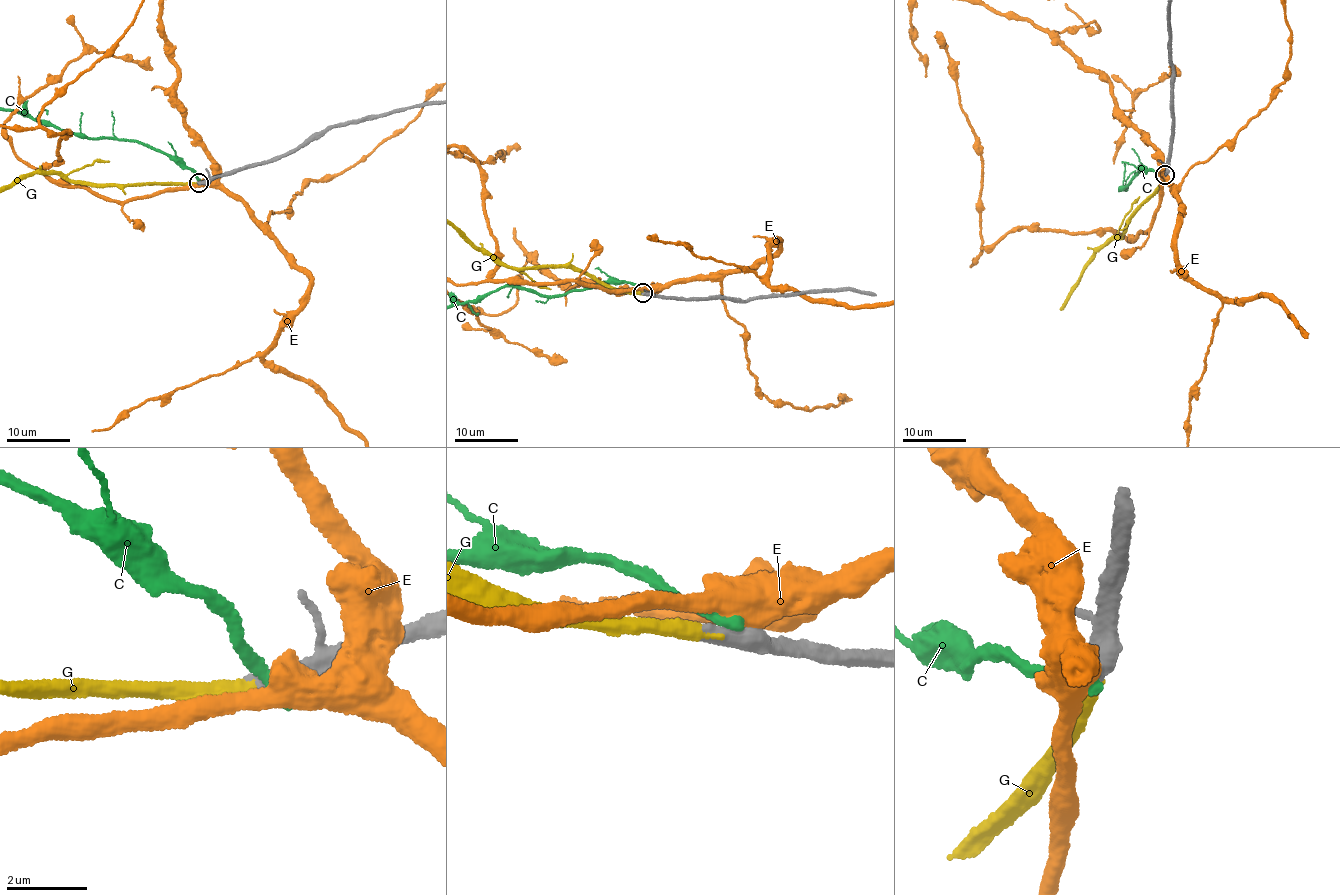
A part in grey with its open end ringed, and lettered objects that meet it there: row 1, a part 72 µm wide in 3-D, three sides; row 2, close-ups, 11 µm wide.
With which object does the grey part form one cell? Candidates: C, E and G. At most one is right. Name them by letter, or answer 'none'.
G

